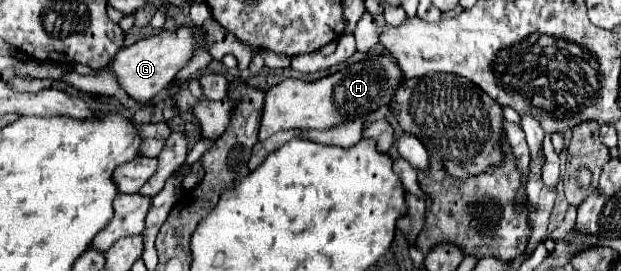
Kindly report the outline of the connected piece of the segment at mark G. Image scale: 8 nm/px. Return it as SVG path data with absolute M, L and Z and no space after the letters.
M180 28L174 32L160 32L154 34L150 38L138 40L132 46L122 48L114 60L110 60L108 70L116 76L120 88L136 102L146 102L150 98L154 98L160 90L164 90L174 78L176 74L184 68L184 64L188 64L194 56L194 28Z

